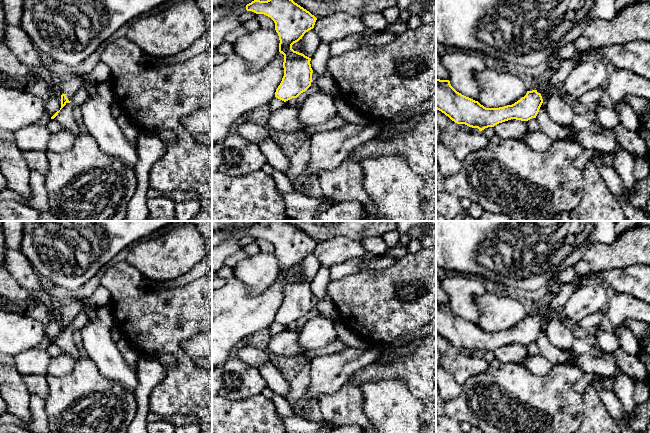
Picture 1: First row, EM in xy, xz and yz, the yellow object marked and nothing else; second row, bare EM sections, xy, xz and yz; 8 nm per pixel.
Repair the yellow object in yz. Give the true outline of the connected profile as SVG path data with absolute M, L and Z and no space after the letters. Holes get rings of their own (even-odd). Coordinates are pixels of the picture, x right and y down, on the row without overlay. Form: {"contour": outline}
{"contour": "M562 284L559 292L536 314L527 315L526 319L512 329L499 332L486 332L478 325L457 316L449 304L436 303L436 333L457 348L465 348L480 355L488 351L511 344L528 345L536 342L543 324L553 314L559 314L577 286Z"}

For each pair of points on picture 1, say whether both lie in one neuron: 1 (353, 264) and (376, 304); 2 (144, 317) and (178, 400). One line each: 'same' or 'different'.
1: different
2: same

